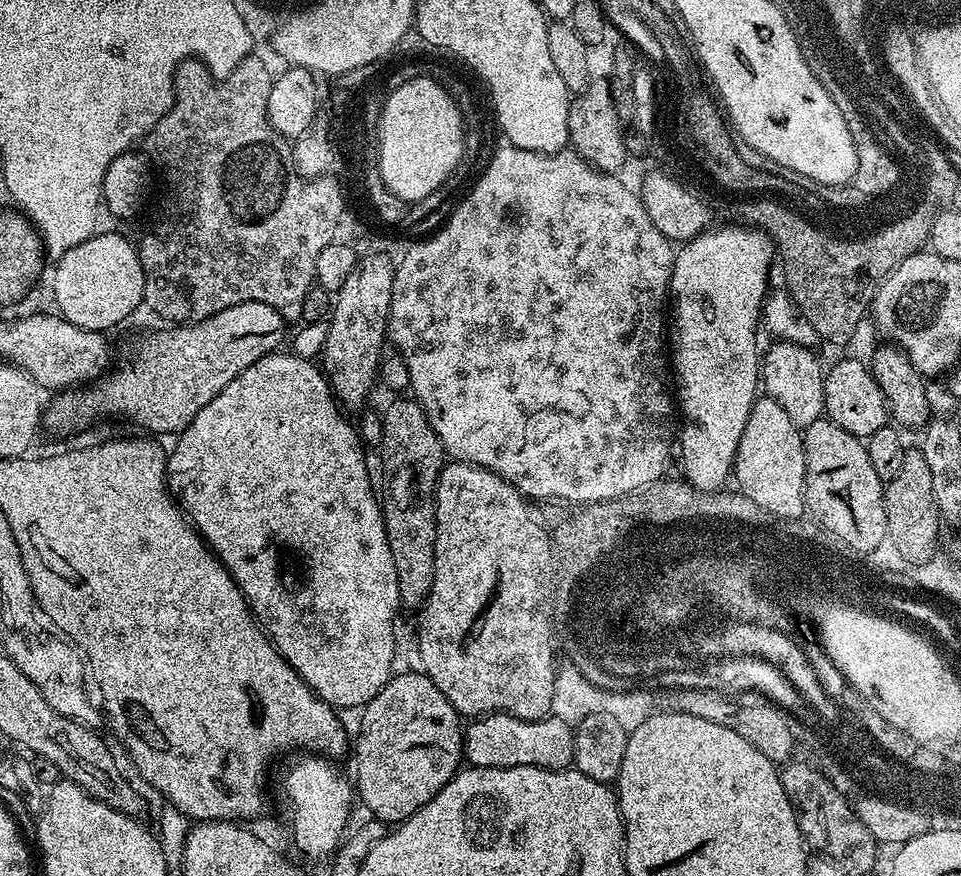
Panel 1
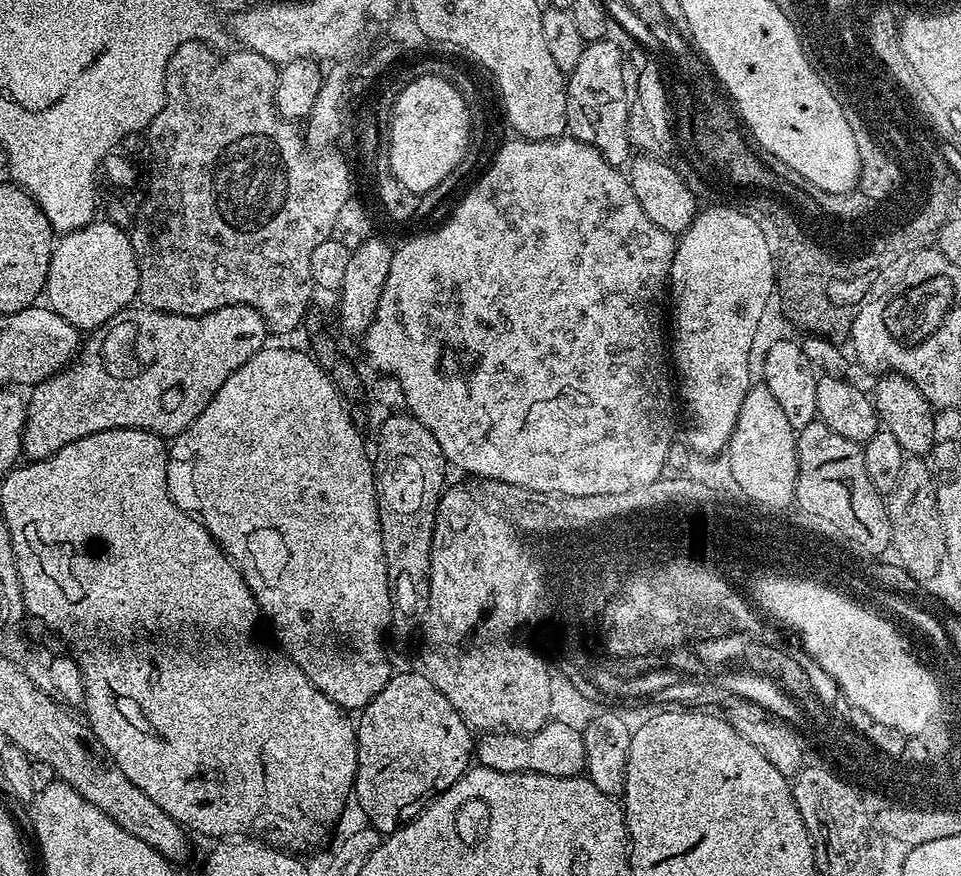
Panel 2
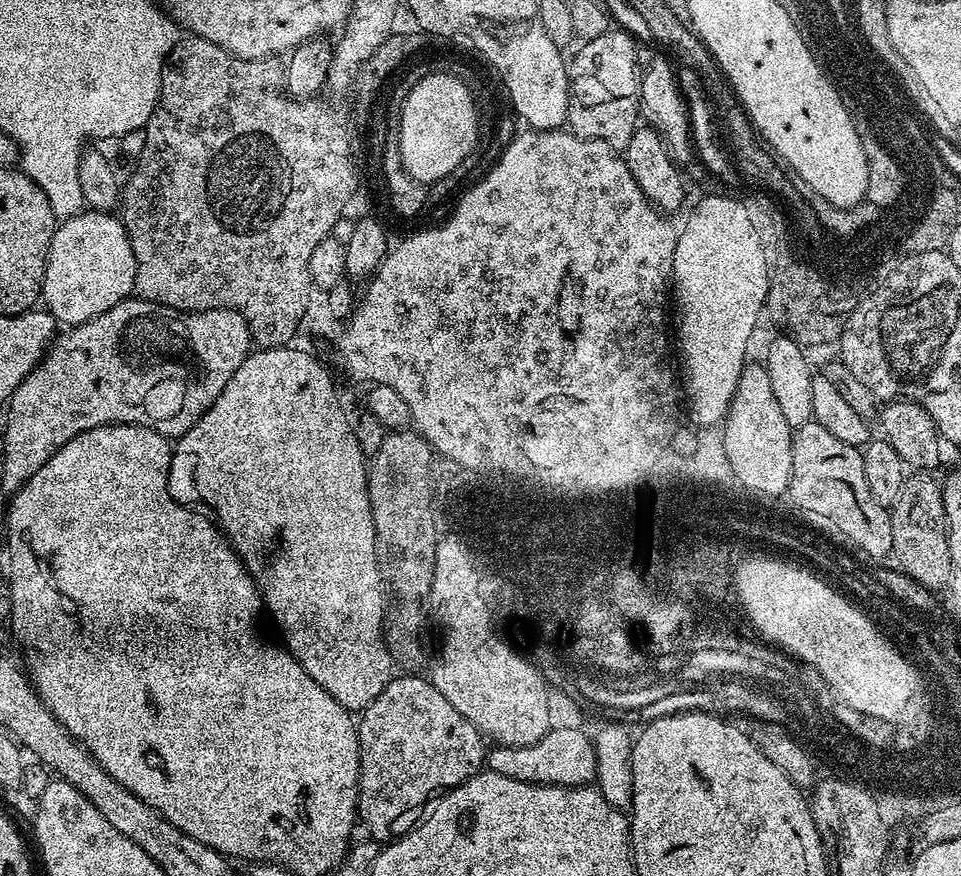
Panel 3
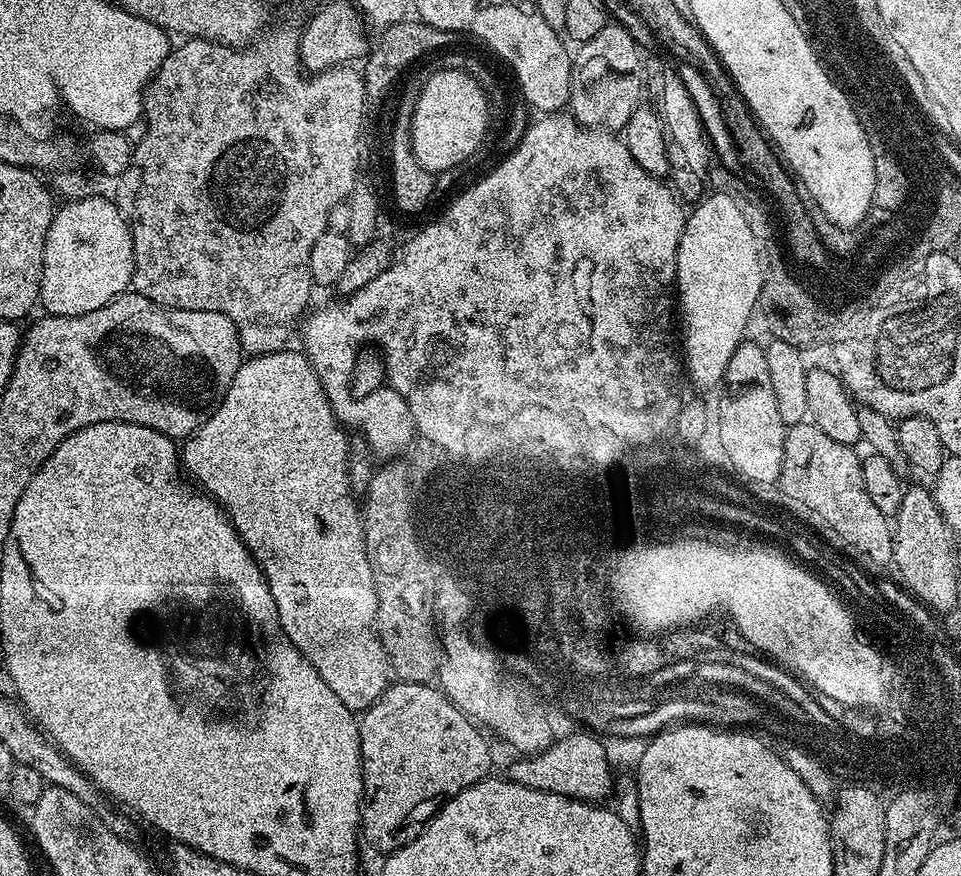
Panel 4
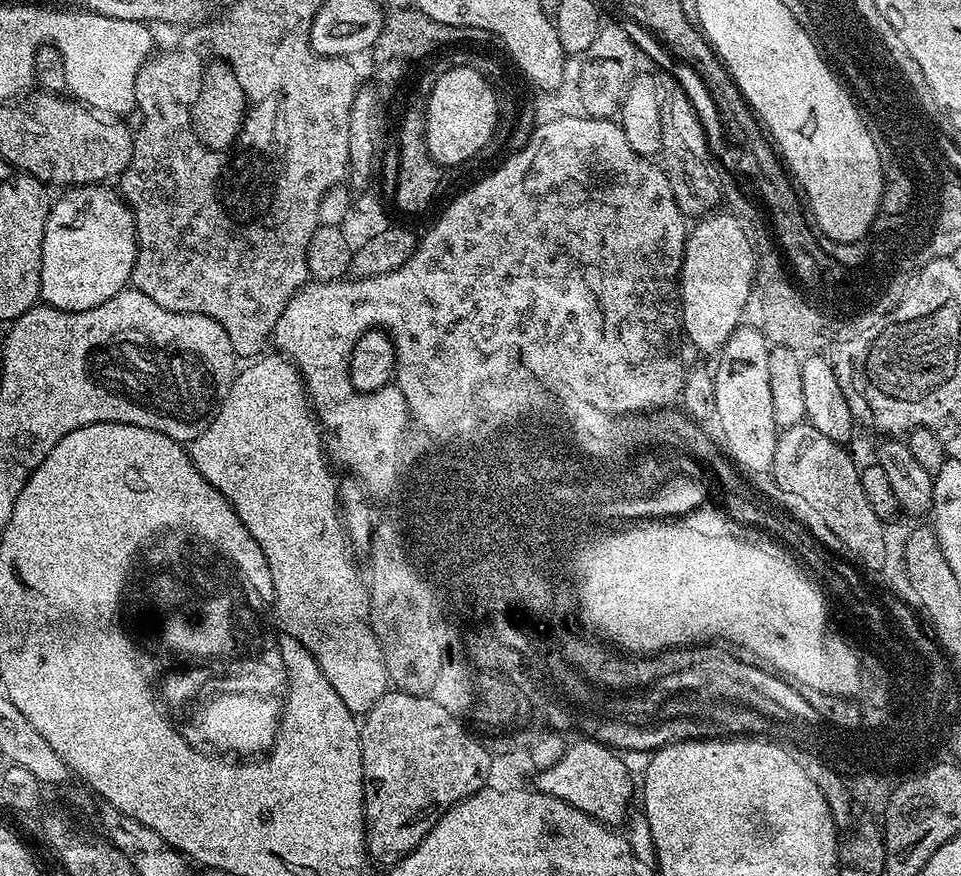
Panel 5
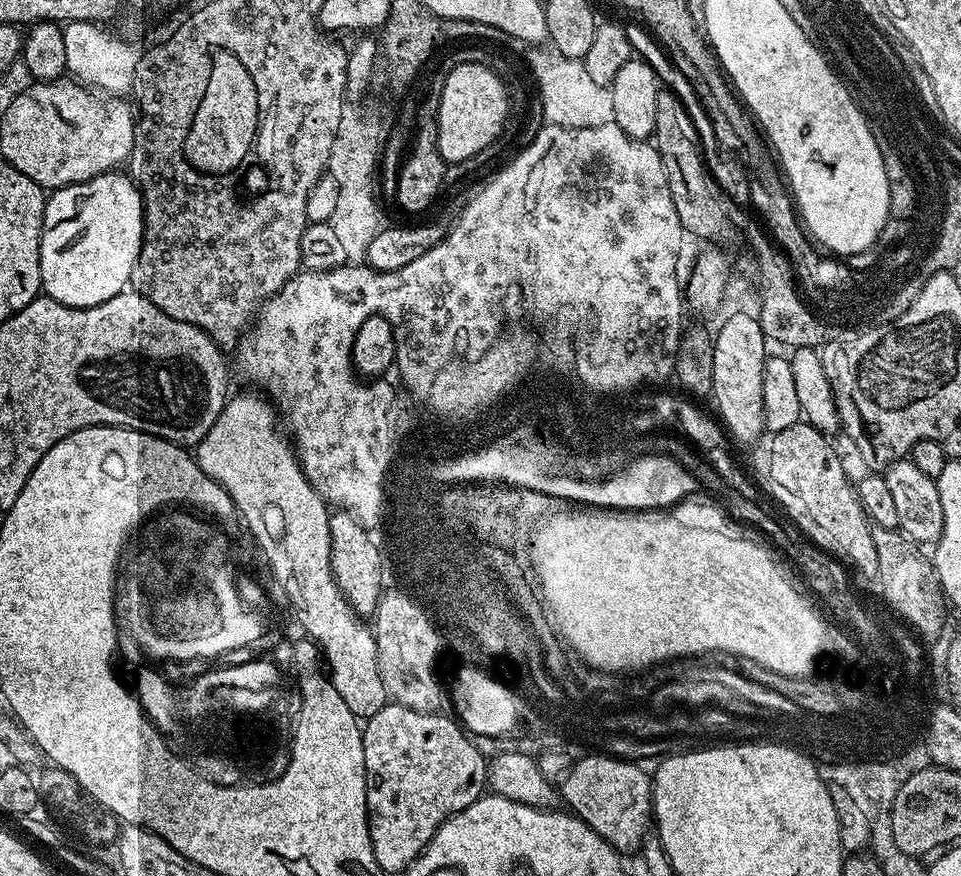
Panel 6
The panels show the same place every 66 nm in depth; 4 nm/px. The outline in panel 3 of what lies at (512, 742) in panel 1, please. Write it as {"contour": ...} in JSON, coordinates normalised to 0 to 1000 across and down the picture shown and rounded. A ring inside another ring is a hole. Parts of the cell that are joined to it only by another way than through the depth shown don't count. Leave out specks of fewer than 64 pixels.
{"contour":[[[604,829],[597,832],[574,832],[552,852],[532,854],[522,849],[513,855],[506,863],[507,880],[527,884],[527,888],[535,888],[539,893],[602,900],[615,896],[620,889],[617,841],[611,840]]]}

